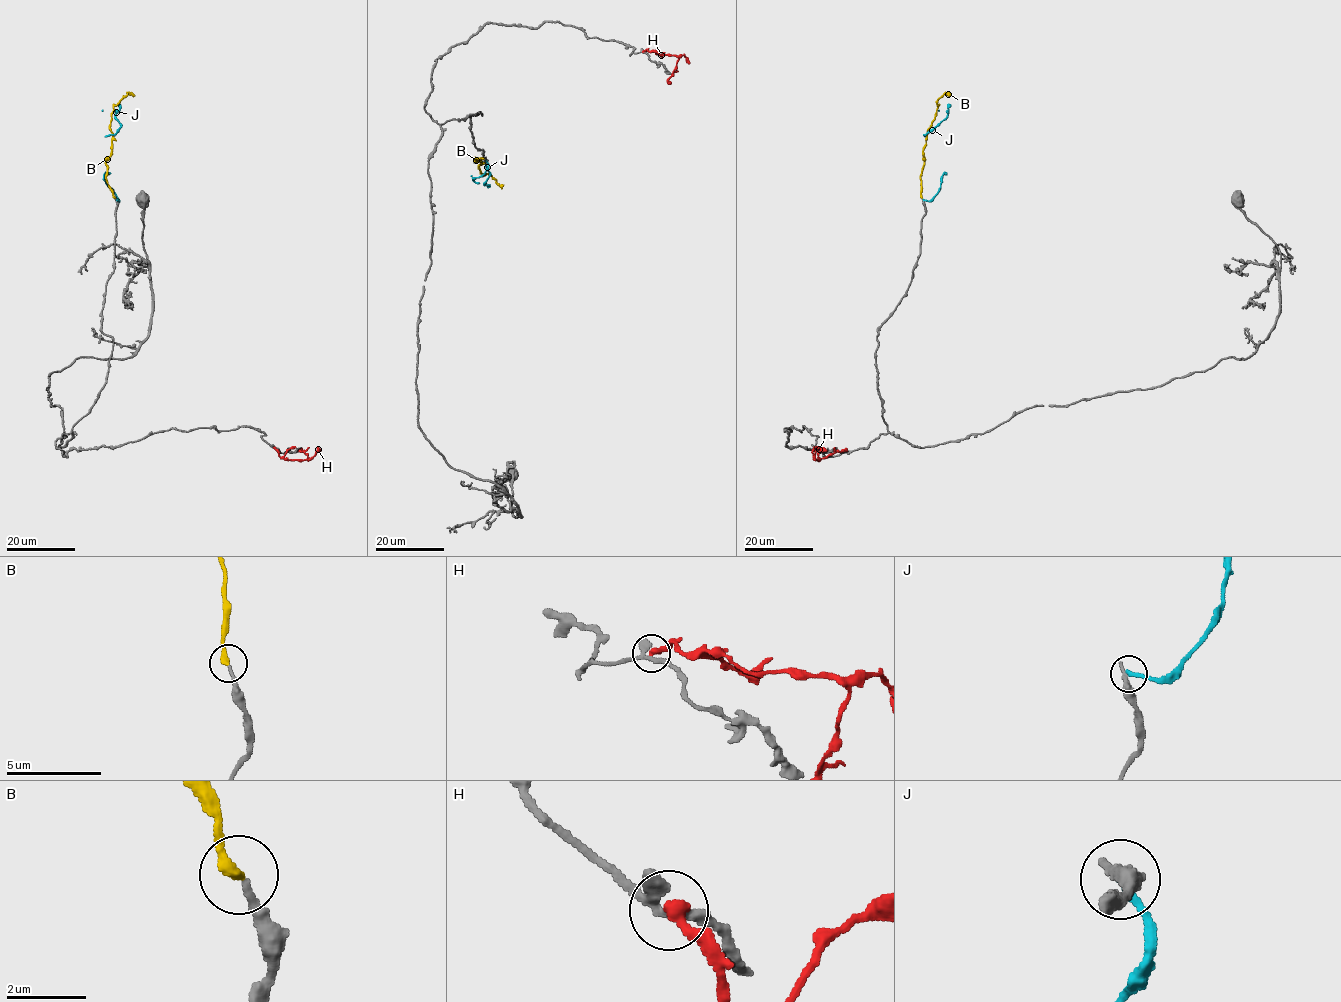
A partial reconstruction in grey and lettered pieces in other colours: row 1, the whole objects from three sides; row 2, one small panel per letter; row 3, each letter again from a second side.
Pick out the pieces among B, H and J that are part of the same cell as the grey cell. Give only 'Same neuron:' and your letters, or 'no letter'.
Same neuron: B

